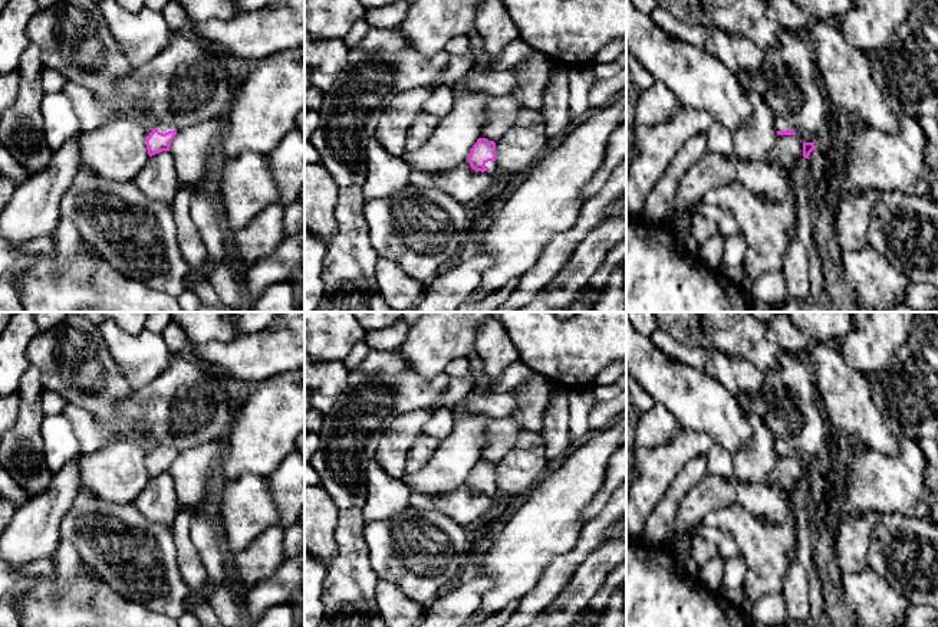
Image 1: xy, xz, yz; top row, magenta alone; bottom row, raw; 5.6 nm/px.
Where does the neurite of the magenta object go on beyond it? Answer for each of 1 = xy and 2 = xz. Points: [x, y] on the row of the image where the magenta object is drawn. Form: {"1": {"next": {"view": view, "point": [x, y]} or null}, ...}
{"1": {"next": {"view": "xy", "point": [163, 128]}}, "2": {"next": {"view": "xz", "point": [491, 167]}}}

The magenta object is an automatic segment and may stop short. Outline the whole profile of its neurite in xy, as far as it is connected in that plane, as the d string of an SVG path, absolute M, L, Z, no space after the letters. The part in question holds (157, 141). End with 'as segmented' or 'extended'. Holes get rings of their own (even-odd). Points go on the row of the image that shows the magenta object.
M158 124L145 139L149 157L162 151L170 151L171 142L180 128L172 124Z | extended

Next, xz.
M478 138L473 145L467 161L475 171L488 171L491 174L496 174L500 171L496 160L496 142L486 138Z | extended

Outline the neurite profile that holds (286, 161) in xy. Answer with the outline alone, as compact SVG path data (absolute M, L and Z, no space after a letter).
M290 131L266 158L280 190L277 203L286 207L299 197L305 184L305 135Z

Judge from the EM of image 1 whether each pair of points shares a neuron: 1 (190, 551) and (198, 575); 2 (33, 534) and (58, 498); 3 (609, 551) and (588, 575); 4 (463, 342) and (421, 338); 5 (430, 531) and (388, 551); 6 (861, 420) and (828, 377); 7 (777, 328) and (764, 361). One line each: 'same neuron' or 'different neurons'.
1: same neuron
2: same neuron
3: same neuron
4: same neuron
5: same neuron
6: same neuron
7: different neurons

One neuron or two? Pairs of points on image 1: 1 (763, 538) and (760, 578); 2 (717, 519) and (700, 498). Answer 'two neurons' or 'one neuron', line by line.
1: one neuron
2: two neurons

